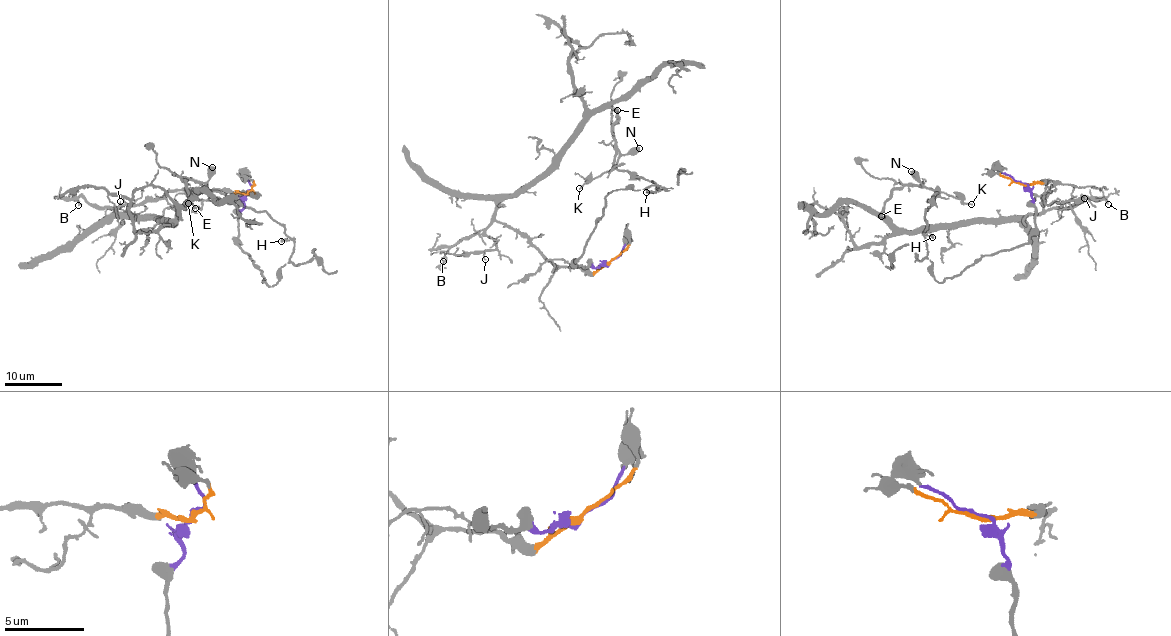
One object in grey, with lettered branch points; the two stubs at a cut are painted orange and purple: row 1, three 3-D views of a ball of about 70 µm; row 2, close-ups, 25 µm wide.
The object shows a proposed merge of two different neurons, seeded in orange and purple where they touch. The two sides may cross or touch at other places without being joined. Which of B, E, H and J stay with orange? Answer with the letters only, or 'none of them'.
B, E, J

